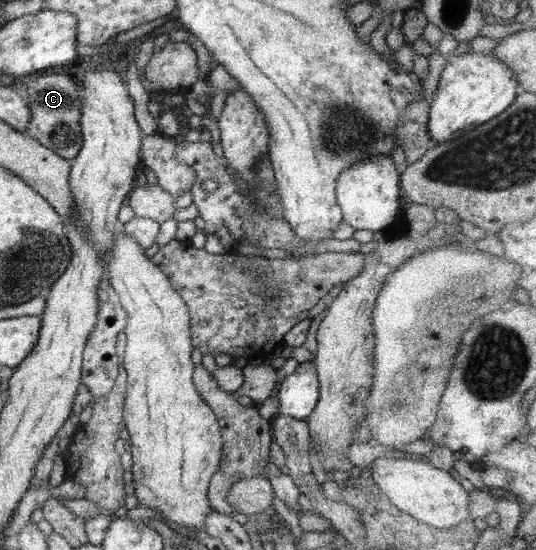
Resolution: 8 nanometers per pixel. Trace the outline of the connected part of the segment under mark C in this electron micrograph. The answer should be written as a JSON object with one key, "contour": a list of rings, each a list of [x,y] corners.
{"contour":[[[76,55],[72,62],[50,68],[50,72],[46,72],[44,76],[30,82],[28,89],[24,91],[31,114],[26,133],[42,146],[68,160],[75,158],[82,144],[80,119],[83,88],[80,86],[80,80],[90,70],[94,70],[92,60]]]}

